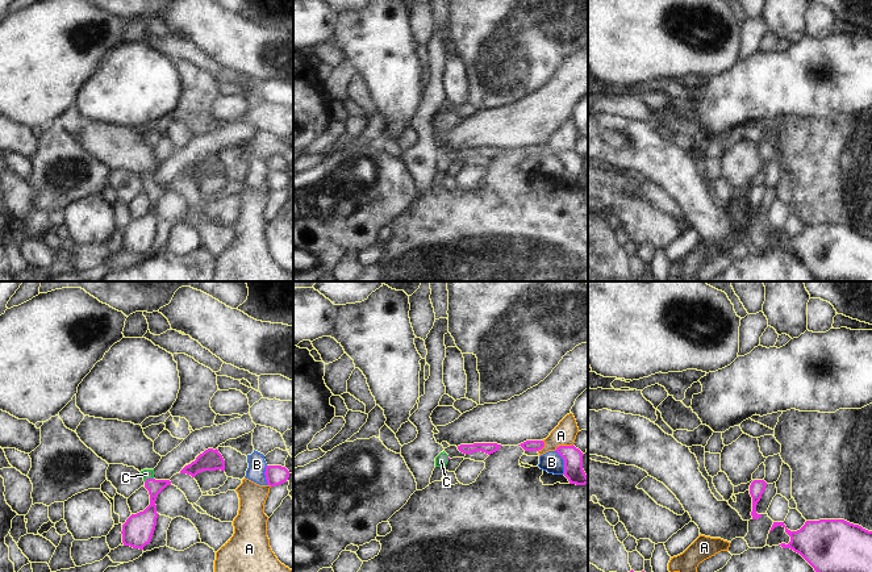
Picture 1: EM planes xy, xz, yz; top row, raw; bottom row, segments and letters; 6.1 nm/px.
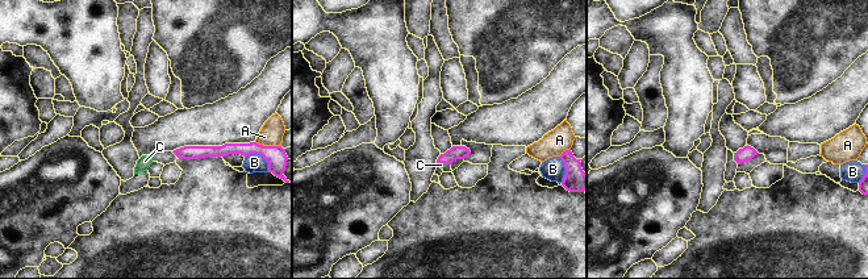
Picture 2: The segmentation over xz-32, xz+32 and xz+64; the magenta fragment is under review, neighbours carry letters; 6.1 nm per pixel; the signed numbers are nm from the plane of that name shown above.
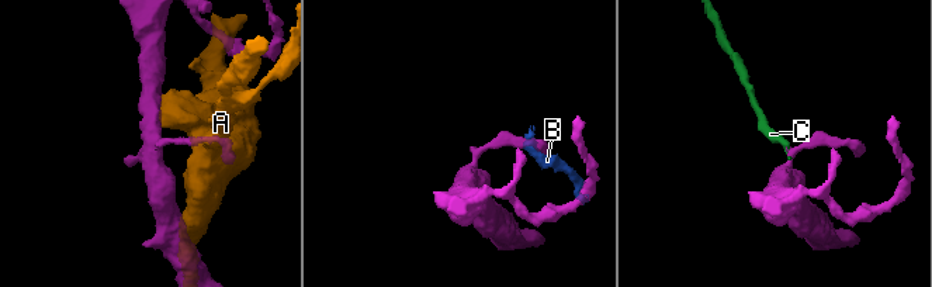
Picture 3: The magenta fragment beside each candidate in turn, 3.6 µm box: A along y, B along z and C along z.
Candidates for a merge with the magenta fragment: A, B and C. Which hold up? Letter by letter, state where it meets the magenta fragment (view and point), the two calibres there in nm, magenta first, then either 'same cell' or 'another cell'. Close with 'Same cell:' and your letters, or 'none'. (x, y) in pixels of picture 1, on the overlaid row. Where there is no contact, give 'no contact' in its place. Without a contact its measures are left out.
A: meets magenta in xz at (563, 446); 120 nm thick on the magenta side, 140 nm on the other; another cell
B: meets magenta in xz at (564, 462); 120 nm thick on the magenta side, 130 nm on the other; another cell
C: meets magenta in xy at (149, 479); 120 nm thick on the magenta side, 60 nm on the other; same cell
Same cell: C

